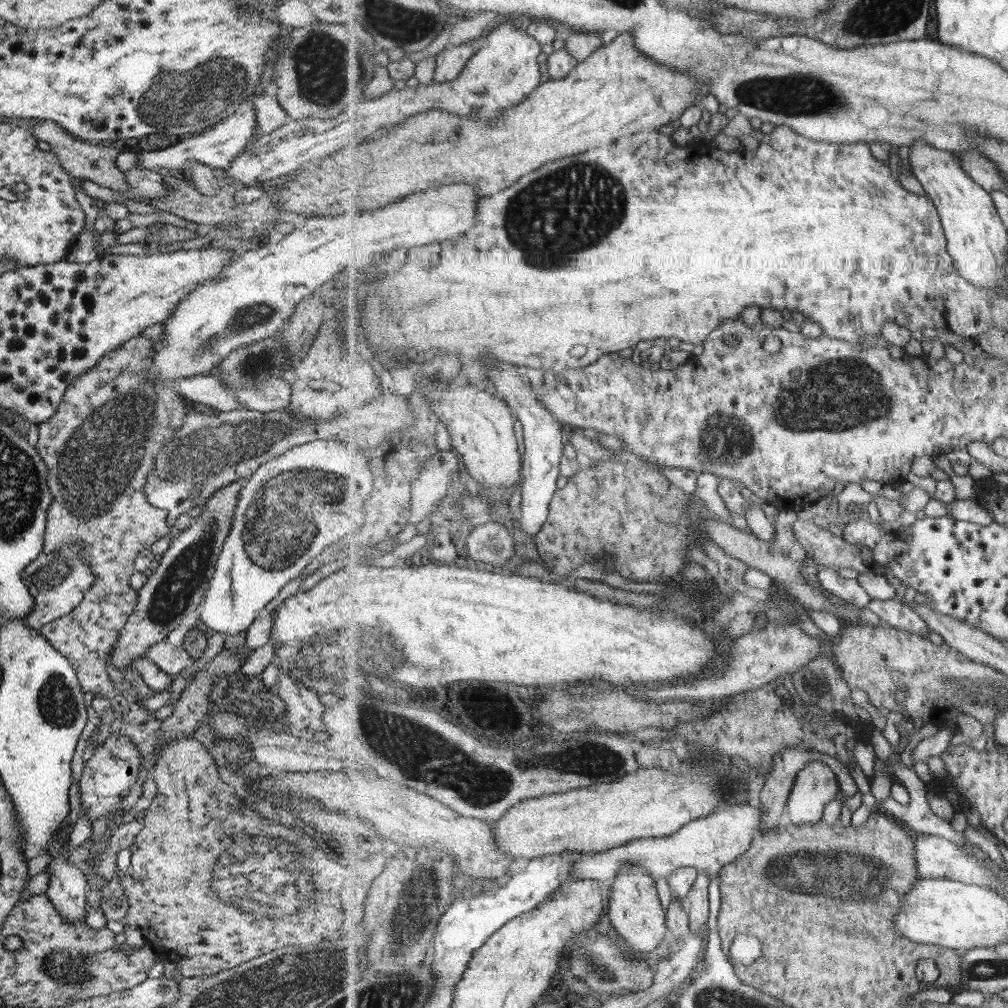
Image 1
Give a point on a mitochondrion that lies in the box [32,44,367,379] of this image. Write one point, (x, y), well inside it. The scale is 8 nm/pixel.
(195, 93)

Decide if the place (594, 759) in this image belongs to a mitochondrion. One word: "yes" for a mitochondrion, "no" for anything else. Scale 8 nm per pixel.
yes

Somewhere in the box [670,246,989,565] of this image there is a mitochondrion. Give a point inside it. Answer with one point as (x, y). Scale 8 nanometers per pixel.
(836, 394)

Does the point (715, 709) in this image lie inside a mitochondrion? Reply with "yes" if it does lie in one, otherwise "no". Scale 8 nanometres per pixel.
no

